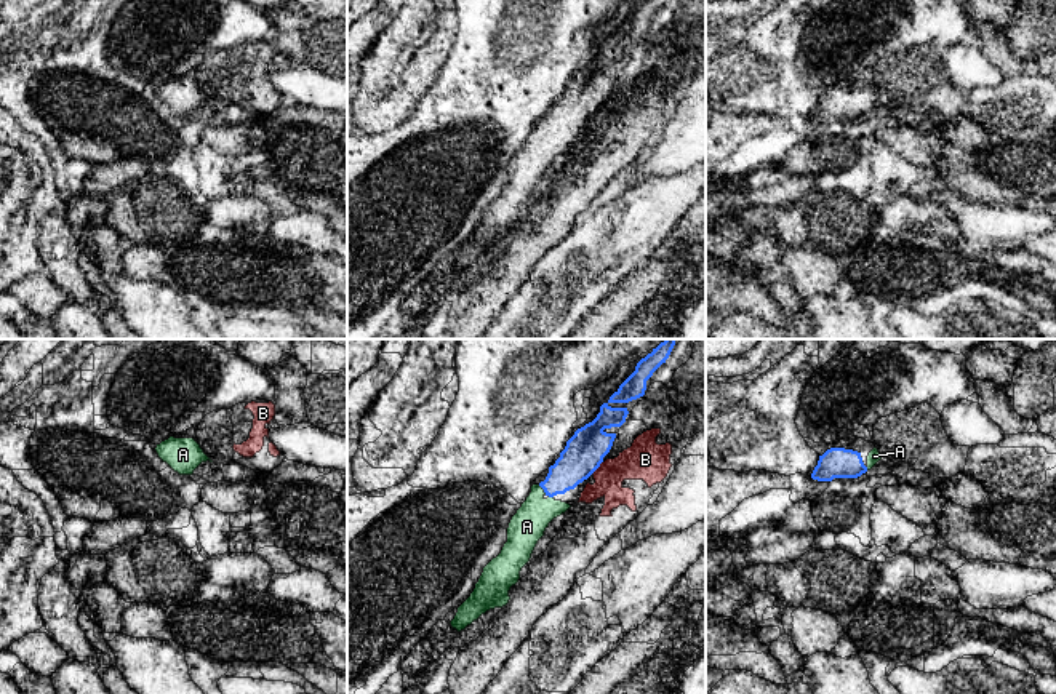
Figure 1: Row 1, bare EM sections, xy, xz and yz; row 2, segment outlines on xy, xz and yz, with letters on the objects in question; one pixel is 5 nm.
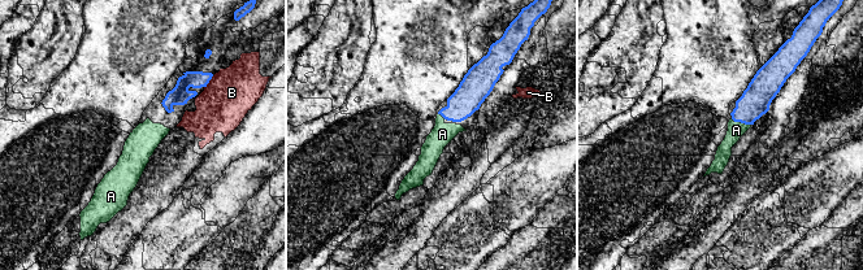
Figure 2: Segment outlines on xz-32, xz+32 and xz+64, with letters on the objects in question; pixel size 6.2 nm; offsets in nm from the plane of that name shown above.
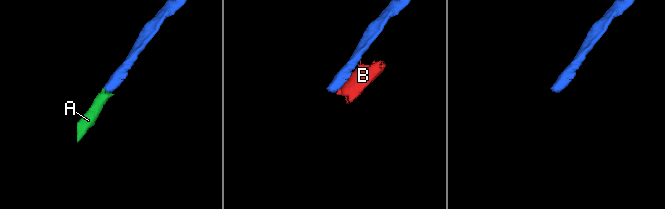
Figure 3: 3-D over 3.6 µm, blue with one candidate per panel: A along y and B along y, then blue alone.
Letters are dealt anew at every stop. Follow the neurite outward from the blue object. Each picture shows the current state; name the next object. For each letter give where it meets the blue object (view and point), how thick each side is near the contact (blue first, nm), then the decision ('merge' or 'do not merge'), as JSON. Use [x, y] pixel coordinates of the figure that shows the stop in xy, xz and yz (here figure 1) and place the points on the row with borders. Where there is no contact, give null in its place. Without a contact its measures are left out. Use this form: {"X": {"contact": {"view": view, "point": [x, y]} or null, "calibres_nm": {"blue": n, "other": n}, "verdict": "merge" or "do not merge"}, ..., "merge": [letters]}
{"A": {"contact": {"view": "xz", "point": [543, 488]}, "calibres_nm": {"blue": 190, "other": 180}, "verdict": "merge"}, "B": {"contact": {"view": "xz", "point": [597, 467]}, "calibres_nm": {"blue": 200, "other": 200}, "verdict": "do not merge"}, "merge": ["A"]}

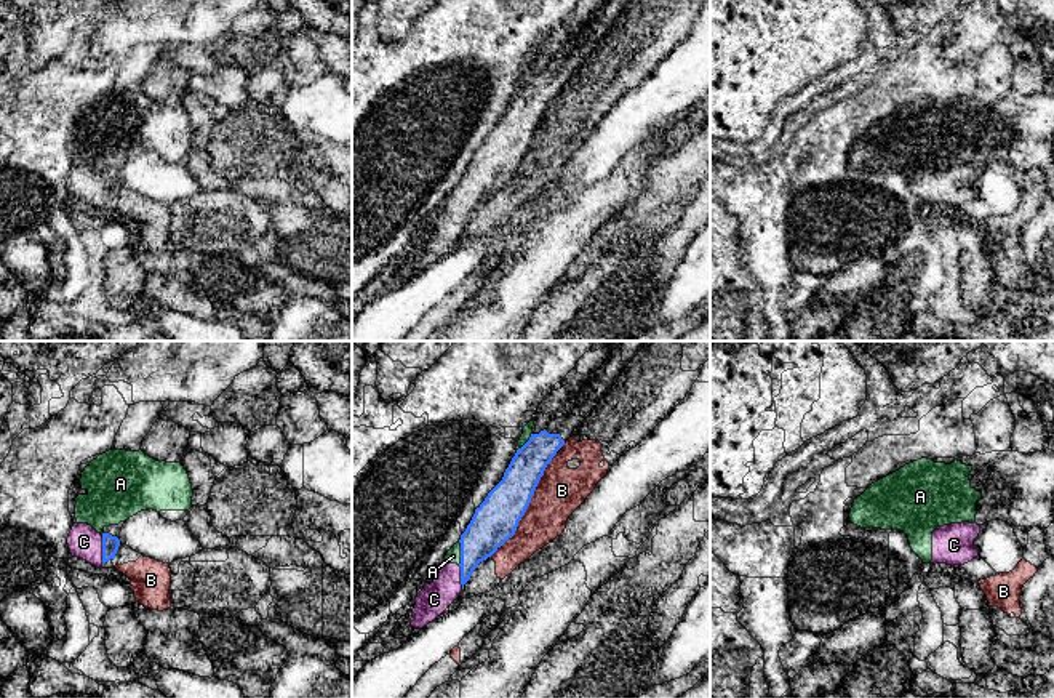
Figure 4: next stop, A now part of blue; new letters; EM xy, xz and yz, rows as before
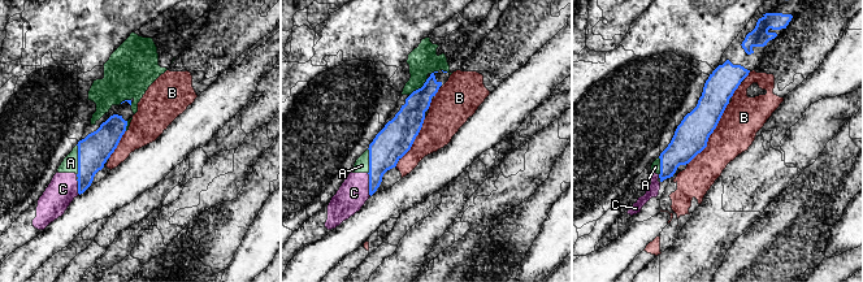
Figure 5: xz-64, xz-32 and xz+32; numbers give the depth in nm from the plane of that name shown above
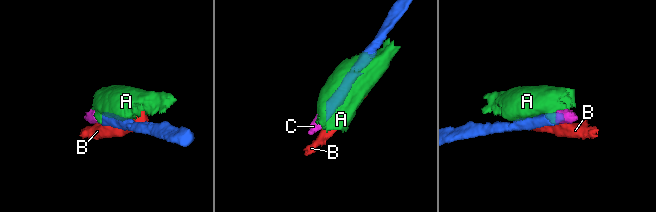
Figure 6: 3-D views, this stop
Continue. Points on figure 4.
{"A": {"contact": {"view": "xz", "point": [461, 553]}, "calibres_nm": {"blue": 220, "other": 80}, "verdict": "do not merge"}, "B": {"contact": {"view": "xz", "point": [528, 505]}, "calibres_nm": {"blue": 220, "other": 240}, "verdict": "do not merge"}, "C": {"contact": {"view": "xy", "point": [103, 549]}, "calibres_nm": {"blue": 80, "other": 160}, "verdict": "merge"}, "merge": ["C"]}

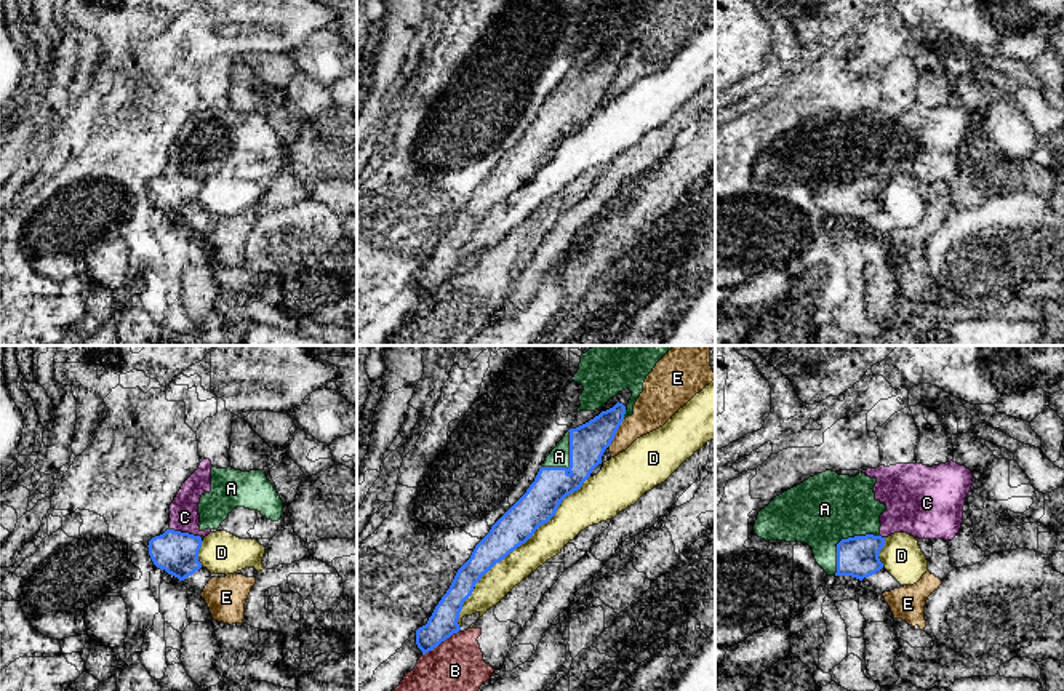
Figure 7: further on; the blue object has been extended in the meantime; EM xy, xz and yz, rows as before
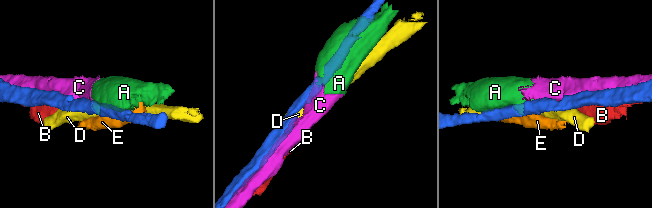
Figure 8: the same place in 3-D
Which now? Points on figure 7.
{"A": {"contact": {"view": "yz", "point": [842, 539]}, "calibres_nm": {"blue": 200, "other": 360}, "verdict": "do not merge"}, "B": {"contact": {"view": "xz", "point": [440, 642]}, "calibres_nm": {"blue": 150, "other": 280}, "verdict": "do not merge"}, "C": {"contact": {"view": "xy", "point": [184, 533]}, "calibres_nm": {"blue": 220, "other": 150}, "verdict": "do not merge"}, "D": {"contact": {"view": "xz", "point": [533, 533]}, "calibres_nm": {"blue": 180, "other": 190}, "verdict": "do not merge"}, "E": {"contact": {"view": "xz", "point": [615, 434]}, "calibres_nm": {"blue": 190, "other": 190}, "verdict": "do not merge"}, "merge": []}

